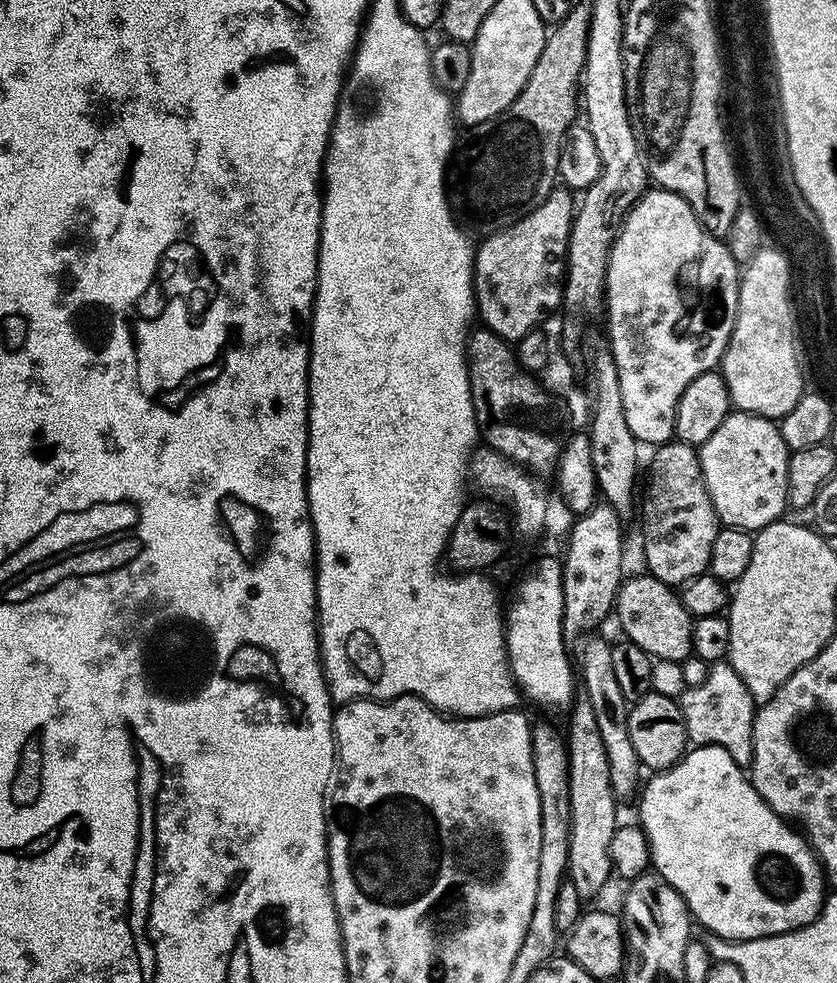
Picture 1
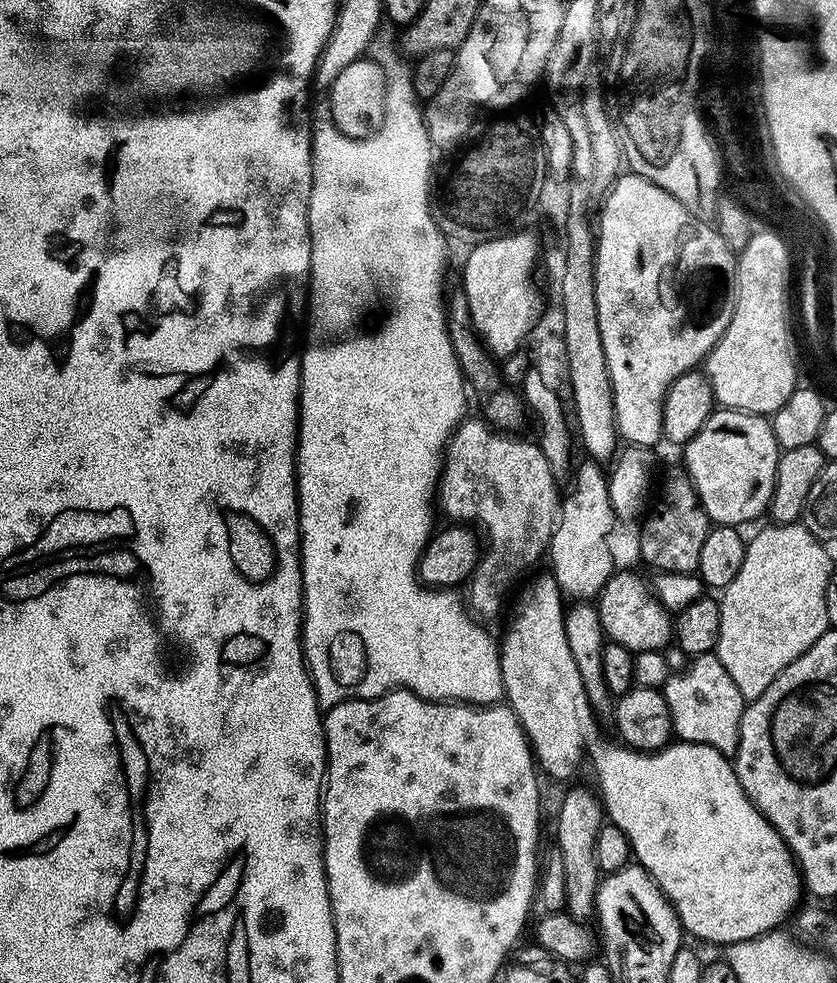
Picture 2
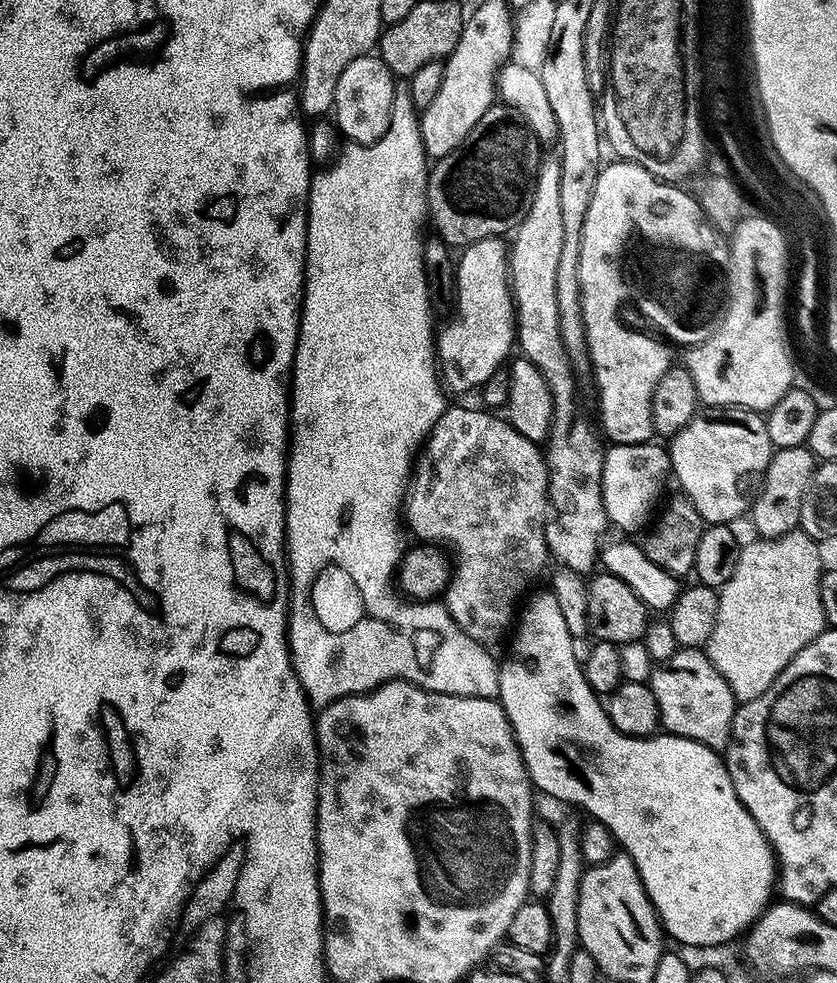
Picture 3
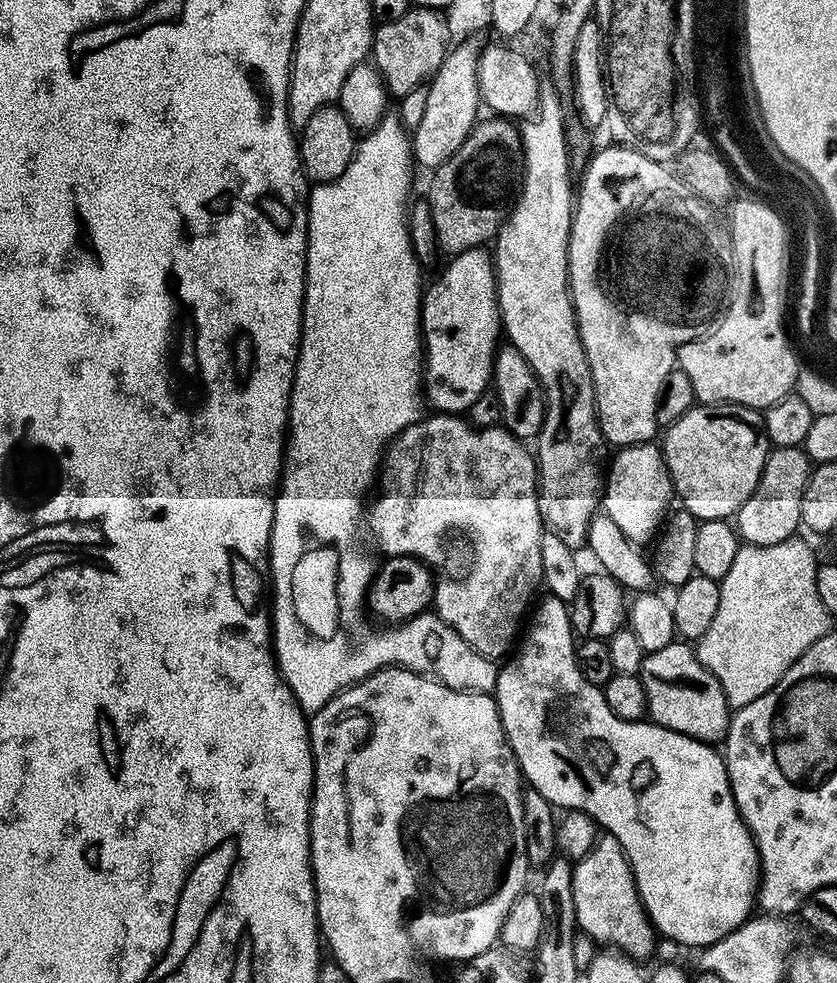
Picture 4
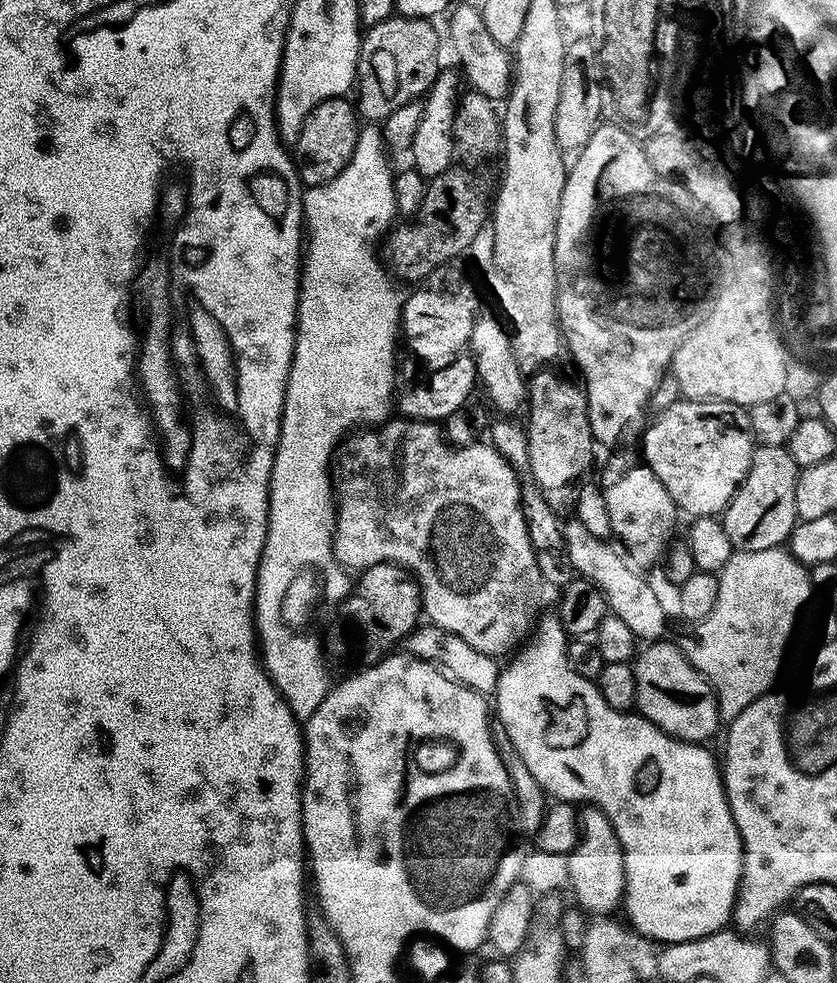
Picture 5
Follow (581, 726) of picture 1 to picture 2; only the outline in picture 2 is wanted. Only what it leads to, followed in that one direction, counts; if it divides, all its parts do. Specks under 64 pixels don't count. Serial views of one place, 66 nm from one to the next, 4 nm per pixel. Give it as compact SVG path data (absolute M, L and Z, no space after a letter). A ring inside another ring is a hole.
M591 787L572 788L560 804L560 813L556 816L555 847L562 854L563 869L566 870L565 909L573 918L584 918L584 915L596 911L596 891L602 879L601 868L595 858L595 842L600 828L606 824L604 805Z

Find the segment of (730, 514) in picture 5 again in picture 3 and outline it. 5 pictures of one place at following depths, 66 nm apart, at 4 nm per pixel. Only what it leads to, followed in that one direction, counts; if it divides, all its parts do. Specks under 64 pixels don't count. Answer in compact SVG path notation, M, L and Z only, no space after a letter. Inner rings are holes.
M790 446L773 451L772 461L764 475L764 485L760 487L760 492L750 509L757 537L785 536L786 533L799 529L802 498L806 498L806 490L810 490L817 463L815 454L806 446Z

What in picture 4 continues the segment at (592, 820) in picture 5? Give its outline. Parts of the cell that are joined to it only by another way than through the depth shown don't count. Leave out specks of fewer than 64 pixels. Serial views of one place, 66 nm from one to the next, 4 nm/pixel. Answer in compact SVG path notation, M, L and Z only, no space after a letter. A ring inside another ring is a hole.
M601 835L585 857L575 861L572 869L576 927L597 945L624 953L643 962L656 948L658 933L640 900L632 867L628 865L618 838Z

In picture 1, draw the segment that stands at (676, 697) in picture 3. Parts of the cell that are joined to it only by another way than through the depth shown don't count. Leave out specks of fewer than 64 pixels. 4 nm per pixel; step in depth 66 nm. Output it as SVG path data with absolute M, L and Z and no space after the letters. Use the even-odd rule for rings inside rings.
M717 662L707 669L708 677L701 684L685 687L684 691L678 697L681 714L685 720L685 730L687 739L693 745L703 746L713 744L714 746L722 746L722 750L726 750L726 754L730 754L730 758L734 758L734 762L741 766L748 766L752 763L752 723L756 717L757 701L752 699L750 690L746 690L746 686L742 682L742 678L738 678L738 674L727 662Z

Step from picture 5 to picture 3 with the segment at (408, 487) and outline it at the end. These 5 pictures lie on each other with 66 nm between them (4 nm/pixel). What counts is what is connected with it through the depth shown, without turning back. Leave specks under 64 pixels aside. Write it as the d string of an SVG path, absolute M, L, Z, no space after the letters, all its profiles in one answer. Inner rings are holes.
M445 407L443 414L438 418L438 422L432 427L432 432L422 445L422 455L414 468L414 475L410 480L410 487L406 492L406 499L402 505L402 520L407 531L417 537L420 542L442 542L443 547L450 553L454 561L452 578L448 581L446 589L446 607L448 612L458 622L458 626L470 638L474 638L478 643L485 646L493 646L504 636L504 631L511 629L514 624L514 617L517 615L518 607L516 603L520 599L525 599L524 591L535 582L540 576L540 571L544 568L544 563L549 563L550 553L544 529L550 520L550 497L548 495L548 466L545 453L541 445L535 444L530 438L526 438L509 424L503 415L493 414L483 407L477 408L452 408Z

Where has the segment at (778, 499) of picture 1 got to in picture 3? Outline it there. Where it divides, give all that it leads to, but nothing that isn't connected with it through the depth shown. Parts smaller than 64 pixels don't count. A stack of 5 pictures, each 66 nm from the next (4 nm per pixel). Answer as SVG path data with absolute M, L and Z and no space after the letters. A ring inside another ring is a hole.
M725 408L709 411L709 416L698 414L681 430L677 436L671 437L670 455L672 458L671 475L680 483L686 499L698 510L705 525L731 525L740 515L747 513L756 500L760 487L764 485L773 447L768 433L768 421L759 412L751 412L748 408Z

